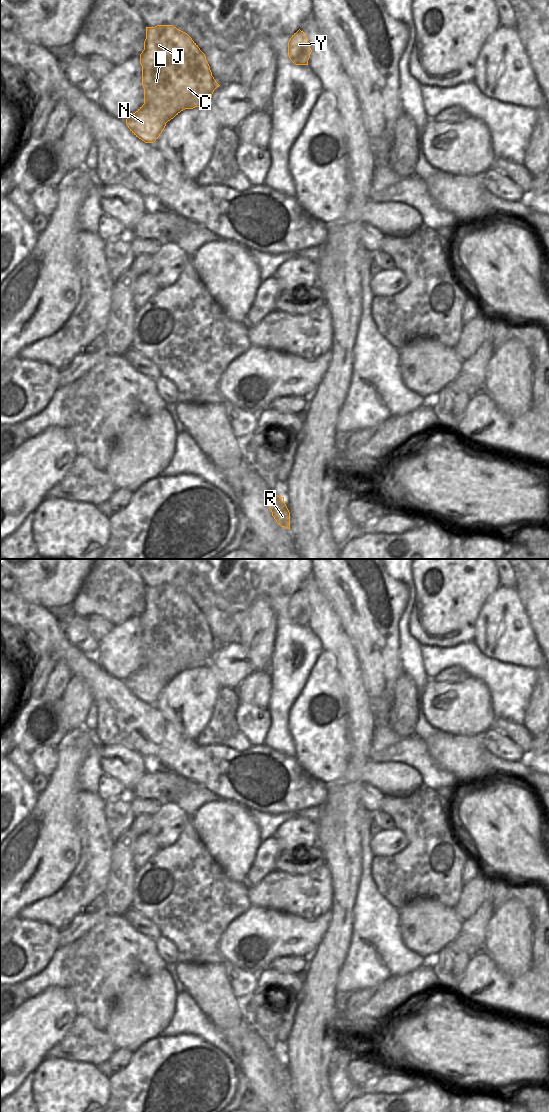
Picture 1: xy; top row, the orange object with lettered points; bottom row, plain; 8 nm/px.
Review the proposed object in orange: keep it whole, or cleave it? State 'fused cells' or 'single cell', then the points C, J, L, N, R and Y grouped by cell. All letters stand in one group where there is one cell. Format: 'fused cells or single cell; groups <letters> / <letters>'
fused cells; groups C J L N Y / R

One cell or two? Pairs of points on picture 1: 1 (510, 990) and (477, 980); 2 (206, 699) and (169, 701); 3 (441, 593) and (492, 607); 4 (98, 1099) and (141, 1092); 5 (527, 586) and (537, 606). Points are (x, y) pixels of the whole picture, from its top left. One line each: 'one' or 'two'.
1: one
2: one
3: two
4: two
5: one

